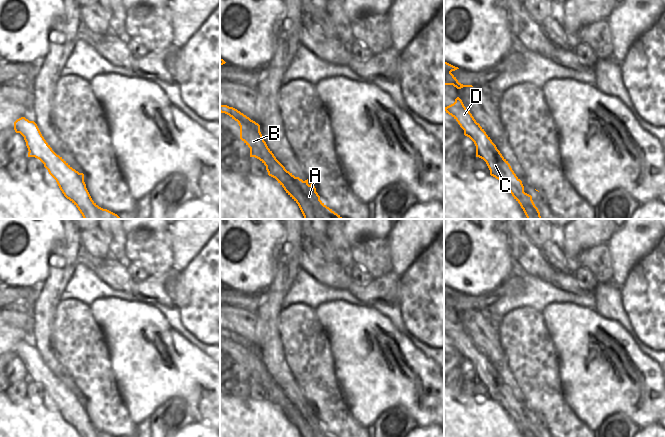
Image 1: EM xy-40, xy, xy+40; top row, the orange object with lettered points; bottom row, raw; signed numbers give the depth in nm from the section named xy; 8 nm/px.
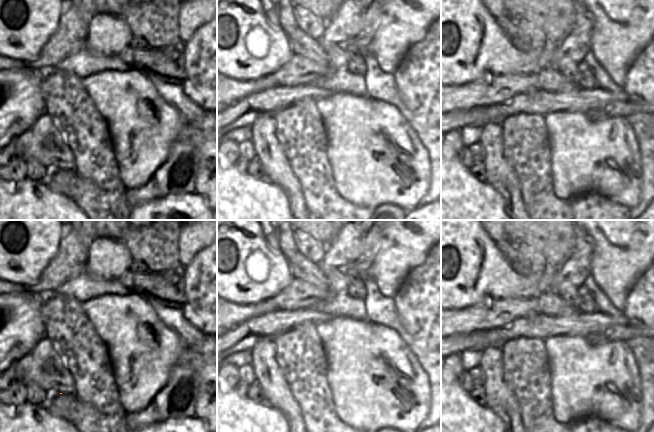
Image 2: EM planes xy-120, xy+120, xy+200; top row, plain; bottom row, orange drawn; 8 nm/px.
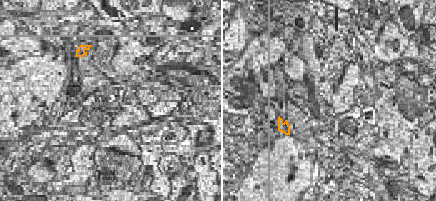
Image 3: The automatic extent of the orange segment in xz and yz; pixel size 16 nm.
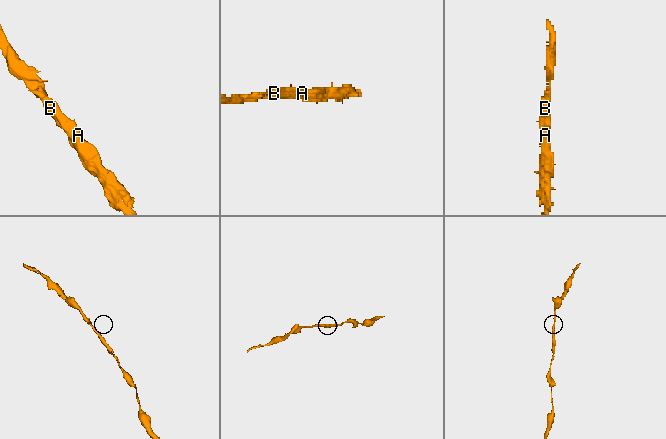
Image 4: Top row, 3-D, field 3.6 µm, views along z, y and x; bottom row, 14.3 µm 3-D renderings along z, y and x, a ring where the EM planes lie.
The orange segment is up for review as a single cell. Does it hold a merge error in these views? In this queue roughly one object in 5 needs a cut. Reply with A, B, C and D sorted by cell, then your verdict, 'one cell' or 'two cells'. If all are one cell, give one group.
A B C D | one cell

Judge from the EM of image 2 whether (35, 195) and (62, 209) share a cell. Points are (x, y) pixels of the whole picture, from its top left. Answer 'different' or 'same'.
same

